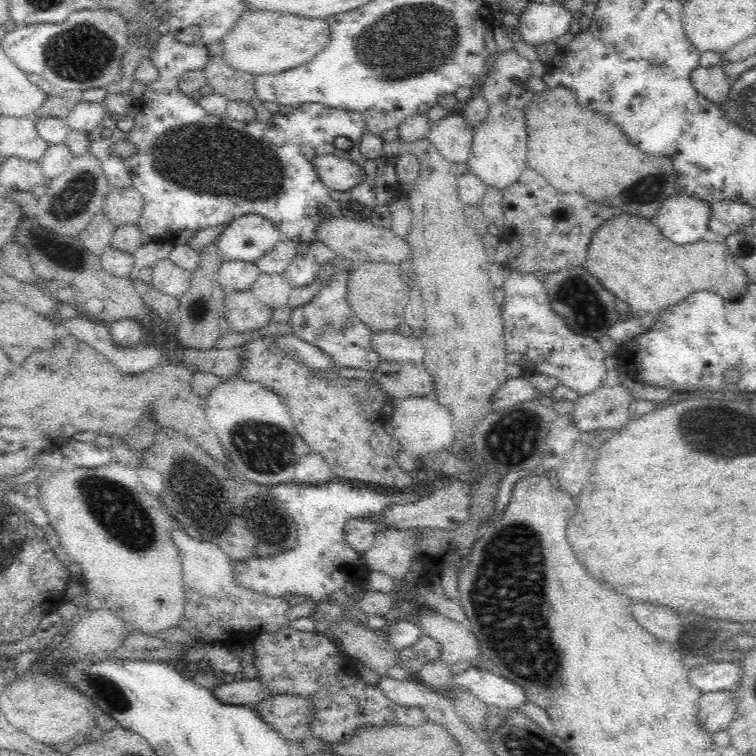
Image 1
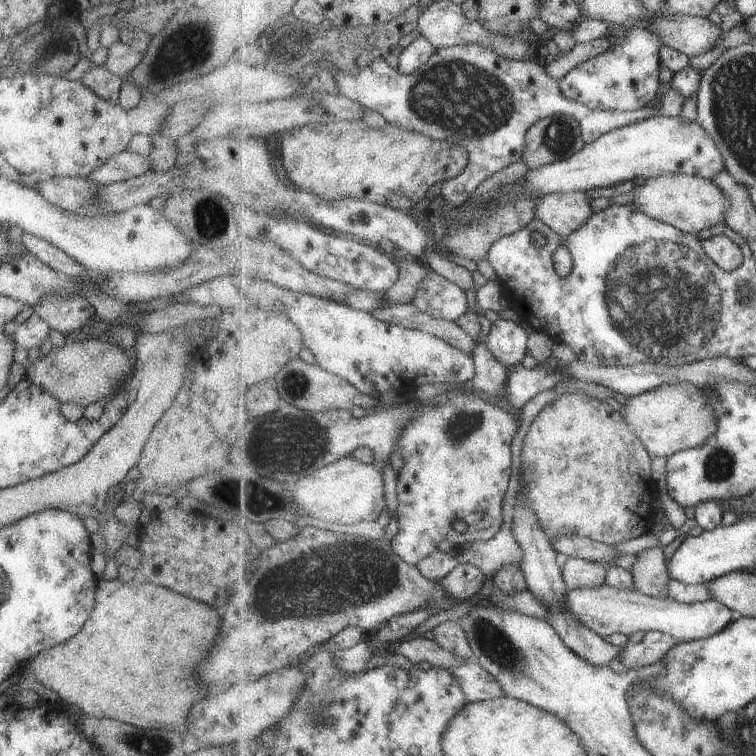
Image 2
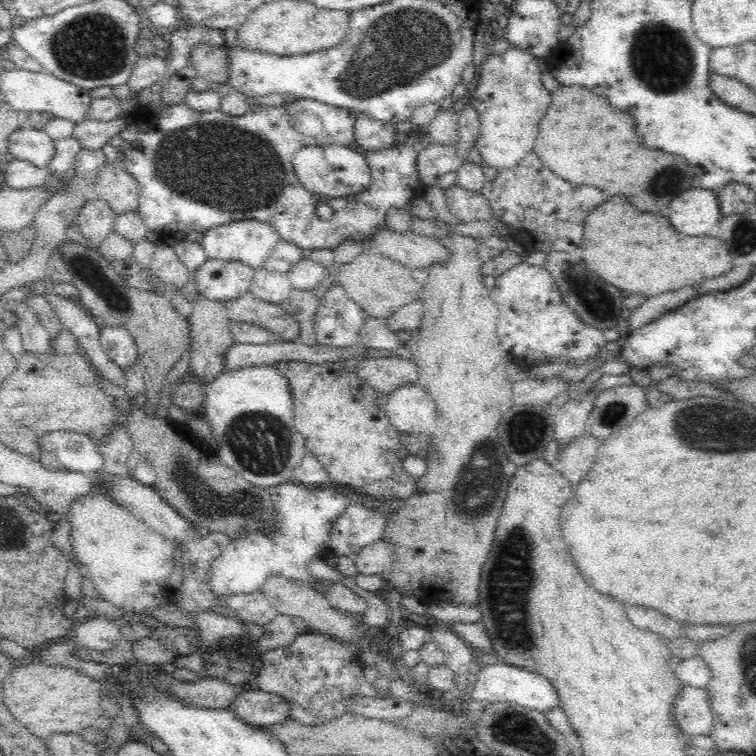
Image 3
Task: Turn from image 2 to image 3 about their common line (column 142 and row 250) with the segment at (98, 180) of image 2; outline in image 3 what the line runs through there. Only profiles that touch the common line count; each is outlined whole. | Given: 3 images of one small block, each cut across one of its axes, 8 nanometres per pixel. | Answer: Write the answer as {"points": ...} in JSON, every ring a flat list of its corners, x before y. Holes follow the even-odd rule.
{"points":[[156,243,153,250,154,258,149,266,149,272,166,285,182,288,193,272,184,267,172,246]]}

